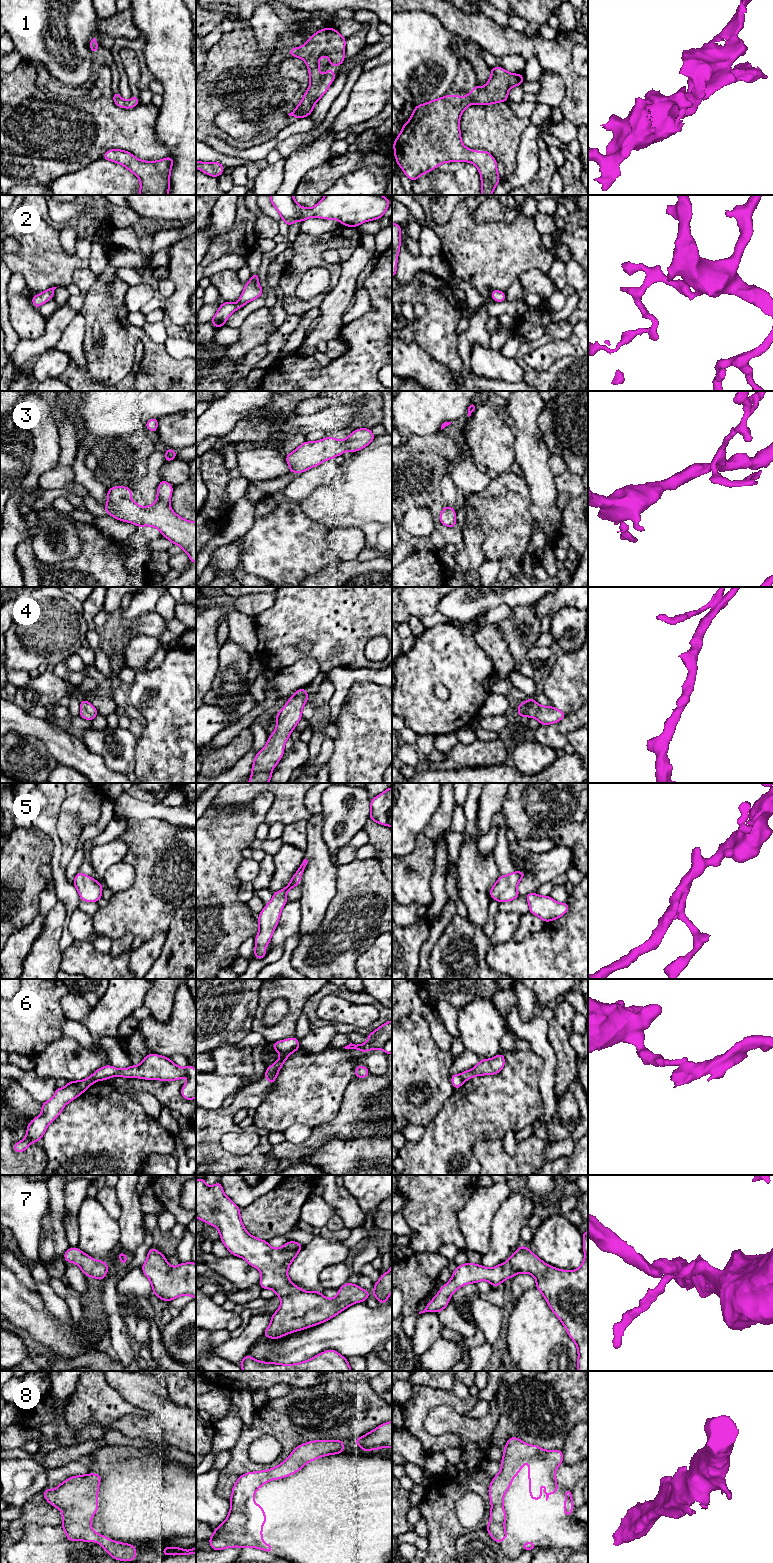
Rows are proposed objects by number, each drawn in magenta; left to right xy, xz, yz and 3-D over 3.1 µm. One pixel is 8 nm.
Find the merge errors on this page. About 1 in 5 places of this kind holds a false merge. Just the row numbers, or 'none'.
6

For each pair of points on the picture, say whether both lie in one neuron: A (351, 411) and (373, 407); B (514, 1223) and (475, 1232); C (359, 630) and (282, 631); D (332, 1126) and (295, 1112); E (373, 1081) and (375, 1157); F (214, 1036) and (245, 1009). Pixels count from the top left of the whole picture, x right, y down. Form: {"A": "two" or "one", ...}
{"A": "two", "B": "two", "C": "one", "D": "two", "E": "two", "F": "one"}

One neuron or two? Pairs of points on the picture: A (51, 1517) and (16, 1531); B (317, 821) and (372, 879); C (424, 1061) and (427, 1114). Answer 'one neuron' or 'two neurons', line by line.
A: one neuron
B: two neurons
C: one neuron

